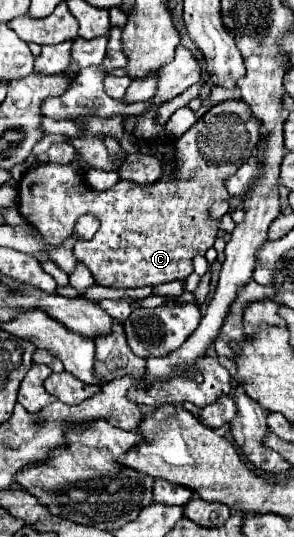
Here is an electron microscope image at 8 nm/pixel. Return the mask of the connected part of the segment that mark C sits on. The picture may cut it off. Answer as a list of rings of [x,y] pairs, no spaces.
[[[229,100],[212,106],[204,120],[229,128],[229,136],[237,140],[237,152],[225,164],[209,164],[201,156],[201,132],[205,128],[189,128],[175,140],[177,168],[169,178],[169,204],[165,204],[165,178],[153,186],[137,186],[133,182],[117,182],[113,188],[97,192],[83,182],[81,166],[75,160],[69,166],[37,164],[19,182],[17,208],[21,216],[41,232],[51,248],[59,248],[73,236],[73,226],[79,216],[95,214],[101,228],[91,240],[77,240],[73,254],[77,262],[85,264],[95,284],[111,288],[139,288],[157,286],[165,282],[185,280],[193,272],[193,256],[205,254],[217,236],[217,222],[209,220],[207,210],[217,200],[229,200],[225,180],[251,156],[259,142],[259,128],[249,106],[243,100]]]

